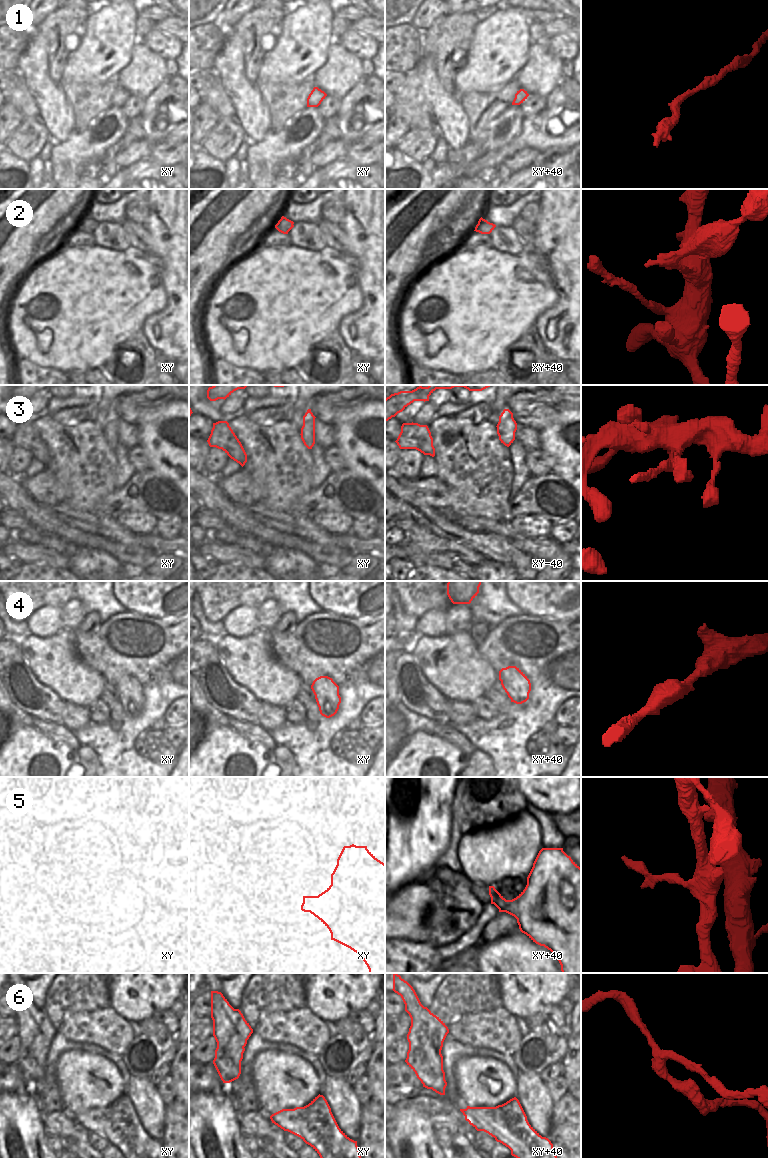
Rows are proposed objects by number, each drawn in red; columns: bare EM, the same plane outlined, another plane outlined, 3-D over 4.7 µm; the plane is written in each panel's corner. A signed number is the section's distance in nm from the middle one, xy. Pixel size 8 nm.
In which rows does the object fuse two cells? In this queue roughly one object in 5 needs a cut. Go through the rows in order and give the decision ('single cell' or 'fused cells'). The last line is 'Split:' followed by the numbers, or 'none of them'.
1: single cell
2: fused cells
3: fused cells
4: single cell
5: single cell
6: fused cells
Split: 2, 3, 6

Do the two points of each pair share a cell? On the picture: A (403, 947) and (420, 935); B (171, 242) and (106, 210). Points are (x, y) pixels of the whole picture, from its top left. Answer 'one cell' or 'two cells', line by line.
A: two cells
B: two cells

